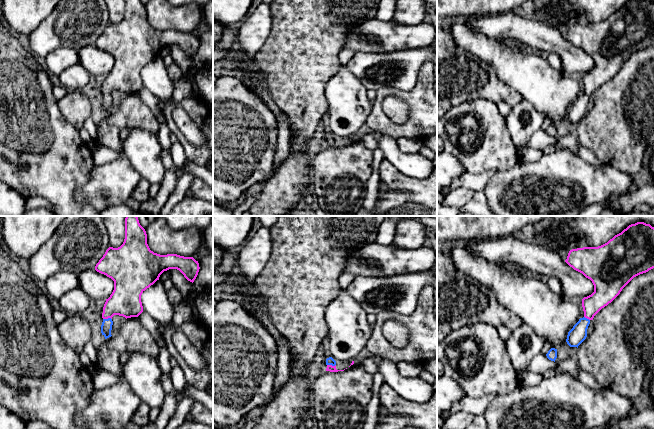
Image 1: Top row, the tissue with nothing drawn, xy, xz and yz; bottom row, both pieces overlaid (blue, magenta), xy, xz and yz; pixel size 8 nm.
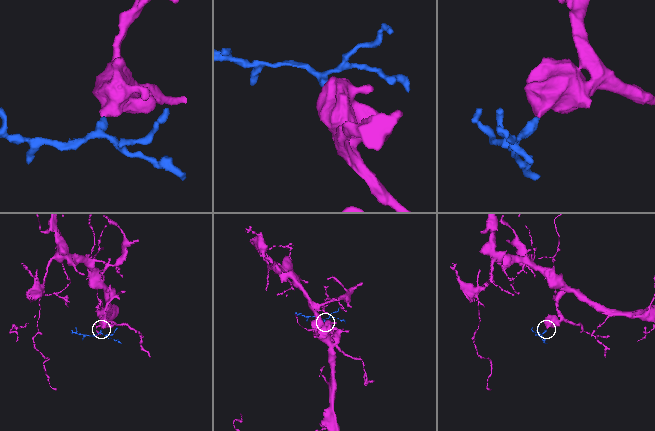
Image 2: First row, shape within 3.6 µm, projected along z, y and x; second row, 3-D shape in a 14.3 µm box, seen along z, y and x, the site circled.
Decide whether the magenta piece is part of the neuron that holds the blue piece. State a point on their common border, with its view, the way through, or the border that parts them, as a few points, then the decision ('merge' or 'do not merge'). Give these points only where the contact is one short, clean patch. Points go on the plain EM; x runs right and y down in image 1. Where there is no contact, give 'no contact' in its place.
contact xy (108, 94); way xy (106, 103), (108, 94), (125, 76); merge

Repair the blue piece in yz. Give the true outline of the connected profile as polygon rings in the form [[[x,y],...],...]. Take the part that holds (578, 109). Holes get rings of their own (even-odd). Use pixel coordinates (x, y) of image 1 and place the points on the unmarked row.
[[[631,0],[601,22],[570,26],[565,38],[594,61],[594,68],[582,75],[584,93],[567,111],[567,120],[578,124],[594,92],[634,53],[654,44],[654,3]]]

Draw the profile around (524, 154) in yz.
[[[528,147],[517,148],[518,160],[535,162],[543,155],[543,151]]]

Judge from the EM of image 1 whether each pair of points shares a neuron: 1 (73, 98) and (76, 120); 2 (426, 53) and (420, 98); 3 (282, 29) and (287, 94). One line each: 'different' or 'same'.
1: same
2: different
3: same

